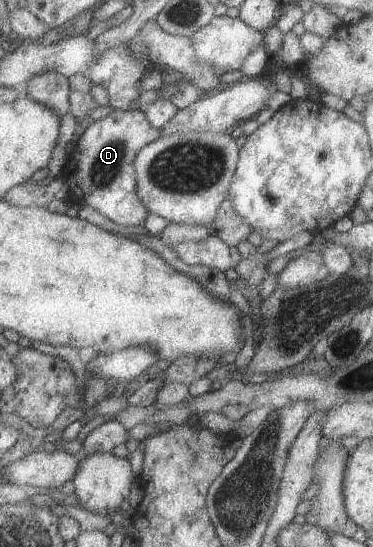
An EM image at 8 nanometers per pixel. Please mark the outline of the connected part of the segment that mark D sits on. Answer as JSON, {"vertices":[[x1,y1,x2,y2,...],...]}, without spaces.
{"vertices":[[141,109,115,110,92,123,67,156,61,173,68,182,71,202,80,207,89,205,122,227,141,225,148,213,135,194,136,172,133,161,138,150,148,142,154,142,160,137,159,133,159,129,148,123]]}

